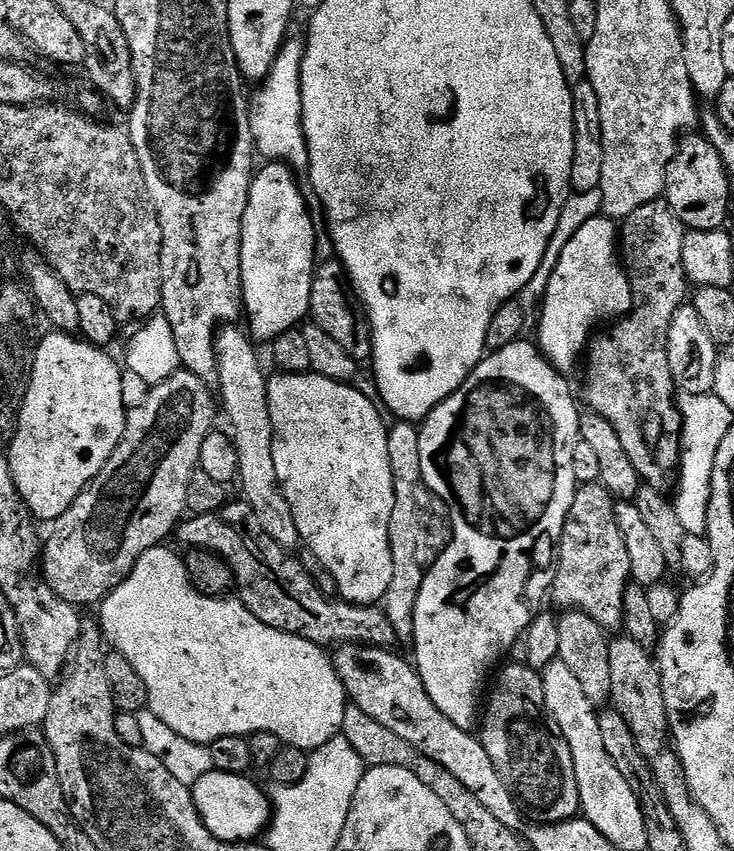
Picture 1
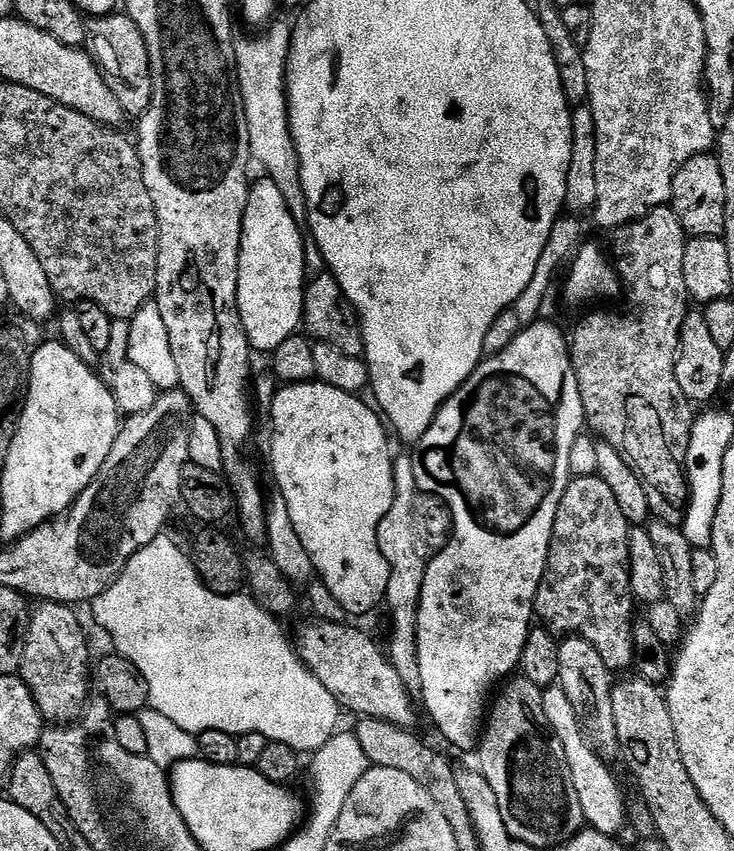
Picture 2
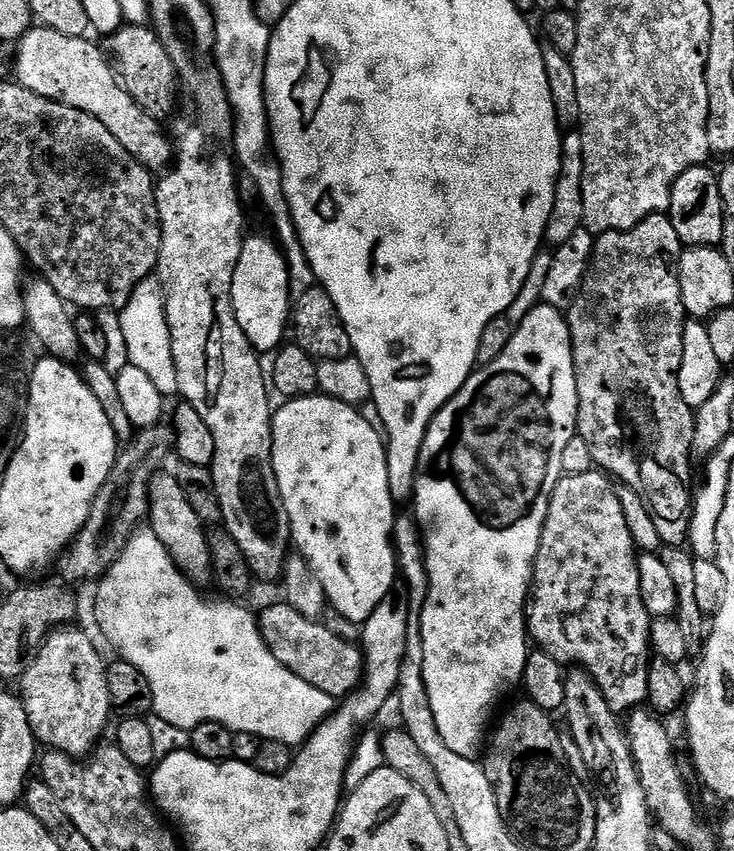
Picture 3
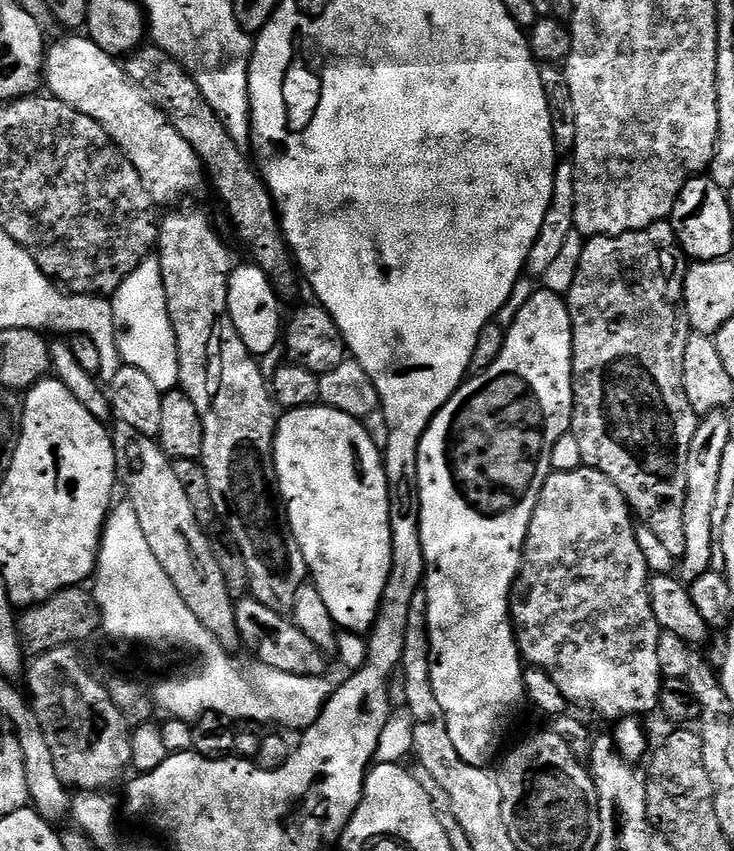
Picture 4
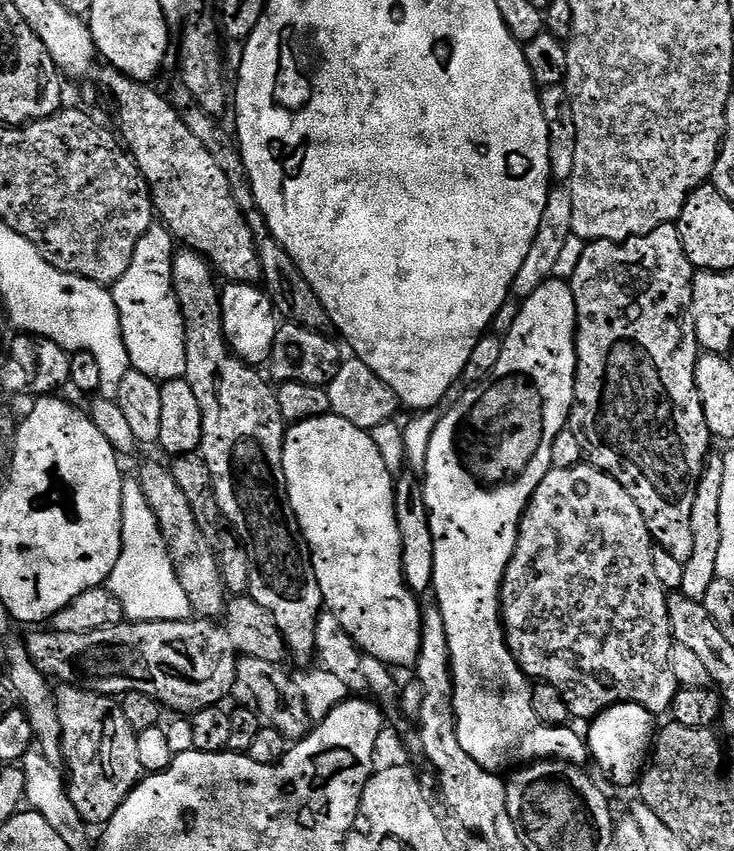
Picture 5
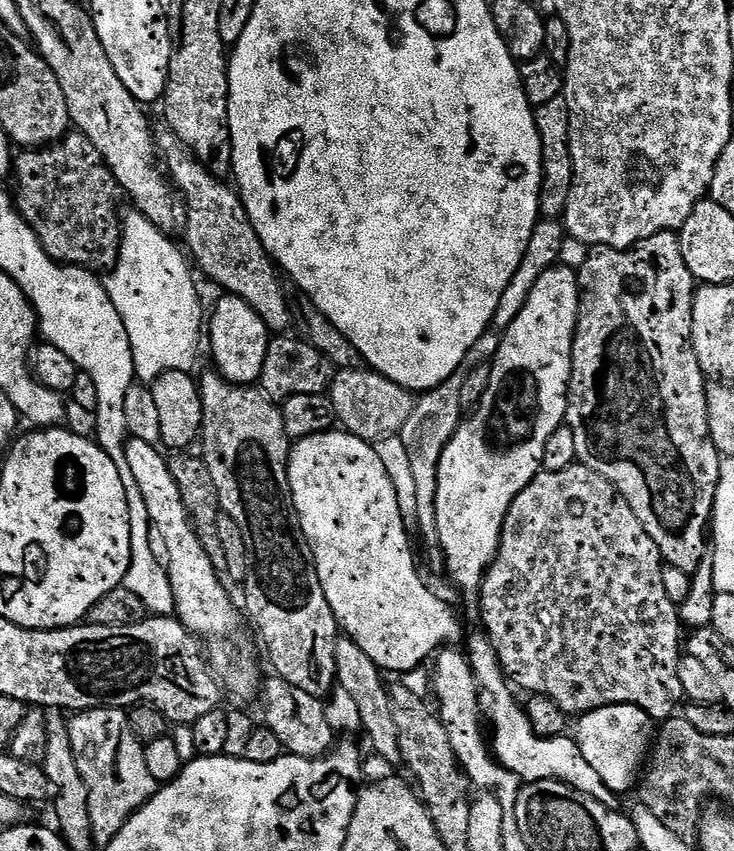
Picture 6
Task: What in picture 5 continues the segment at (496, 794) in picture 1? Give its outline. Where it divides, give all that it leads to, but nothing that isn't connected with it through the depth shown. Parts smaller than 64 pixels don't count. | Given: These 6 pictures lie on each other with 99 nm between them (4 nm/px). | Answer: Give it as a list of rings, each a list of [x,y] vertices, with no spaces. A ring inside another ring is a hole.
[[[237,595],[227,601],[226,615],[222,622],[211,619],[190,620],[138,620],[115,624],[86,634],[62,634],[51,630],[36,630],[26,640],[28,654],[38,671],[49,678],[57,676],[64,686],[83,688],[85,692],[98,692],[101,696],[123,697],[137,692],[156,700],[165,709],[173,708],[176,714],[195,714],[223,705],[224,699],[237,687],[236,662],[239,656],[262,659],[283,665],[286,660],[284,639],[270,614],[258,606],[251,596]]]

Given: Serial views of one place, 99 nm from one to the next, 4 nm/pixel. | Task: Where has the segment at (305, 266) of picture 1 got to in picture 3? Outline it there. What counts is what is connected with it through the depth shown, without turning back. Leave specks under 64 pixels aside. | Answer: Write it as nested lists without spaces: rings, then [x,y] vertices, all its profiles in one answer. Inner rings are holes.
[[[249,235],[242,246],[242,254],[238,254],[238,266],[234,266],[232,282],[232,305],[238,318],[238,326],[242,326],[242,334],[251,342],[257,353],[272,354],[285,343],[284,331],[290,328],[290,296],[288,300],[288,264],[285,253],[278,247],[275,239],[267,240],[264,236]]]

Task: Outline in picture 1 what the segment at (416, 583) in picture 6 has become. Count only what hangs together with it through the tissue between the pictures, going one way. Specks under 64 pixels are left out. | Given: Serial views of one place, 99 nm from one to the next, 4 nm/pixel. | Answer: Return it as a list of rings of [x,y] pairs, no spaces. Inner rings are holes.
[[[280,372],[268,381],[268,401],[270,418],[274,426],[274,463],[278,472],[281,492],[294,513],[294,522],[303,547],[314,552],[315,557],[330,570],[331,577],[337,583],[339,599],[350,604],[379,605],[390,590],[390,577],[394,575],[394,558],[390,550],[390,514],[394,514],[394,474],[390,470],[390,446],[388,445],[389,425],[380,417],[381,409],[368,396],[363,396],[352,384],[334,382],[325,376],[311,372]]]

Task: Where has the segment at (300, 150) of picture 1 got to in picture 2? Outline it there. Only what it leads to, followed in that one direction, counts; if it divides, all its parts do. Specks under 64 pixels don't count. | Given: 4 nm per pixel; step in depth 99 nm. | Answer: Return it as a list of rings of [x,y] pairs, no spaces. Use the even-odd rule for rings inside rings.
[[[273,23],[271,27],[267,29],[268,36],[260,36],[257,40],[242,40],[242,38],[236,40],[236,81],[240,87],[240,93],[242,94],[242,102],[244,103],[244,109],[246,110],[246,126],[250,130],[250,154],[252,160],[255,163],[260,163],[260,168],[265,177],[274,182],[274,186],[278,186],[278,190],[282,192],[282,198],[286,200],[286,206],[290,208],[290,214],[294,218],[296,225],[302,230],[308,227],[308,203],[306,202],[306,194],[302,190],[302,178],[300,177],[300,170],[296,162],[296,147],[292,141],[292,131],[288,129],[288,89],[286,87],[286,81],[288,79],[288,55],[290,54],[290,46],[292,45],[292,28],[289,25]]]

